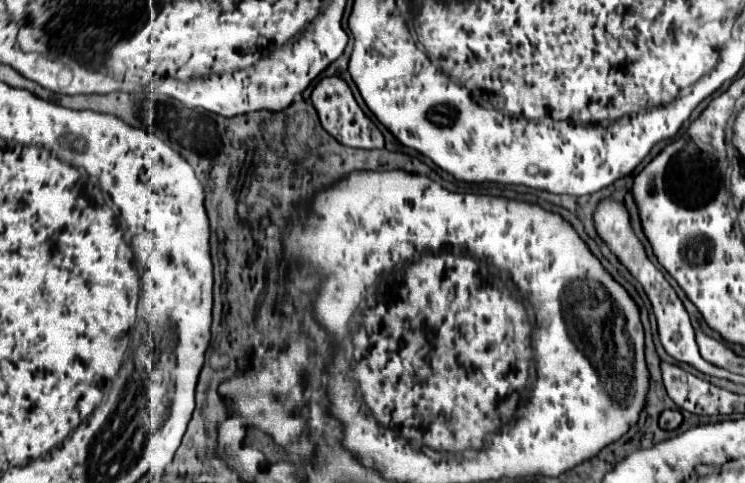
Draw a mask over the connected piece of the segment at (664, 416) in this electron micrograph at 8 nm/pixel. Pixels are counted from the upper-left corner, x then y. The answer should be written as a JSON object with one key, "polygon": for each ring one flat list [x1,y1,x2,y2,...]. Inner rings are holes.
{"polygon":[[664,410,660,414,660,428,664,428,664,430,674,430,680,426,680,422,682,422,680,410]]}

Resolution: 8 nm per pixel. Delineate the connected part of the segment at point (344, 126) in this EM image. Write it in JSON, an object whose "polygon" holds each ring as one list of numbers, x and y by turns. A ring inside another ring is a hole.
{"polygon":[[336,76,322,78,314,86,310,100,312,100,312,104,314,104,316,112,318,112,322,128,330,136,334,136,340,144,350,146,350,148,366,148,366,150,384,148,384,136,382,136,382,132,376,128,376,124,356,104,356,100,352,96,352,90,348,88,348,84,342,78,336,78]]}

